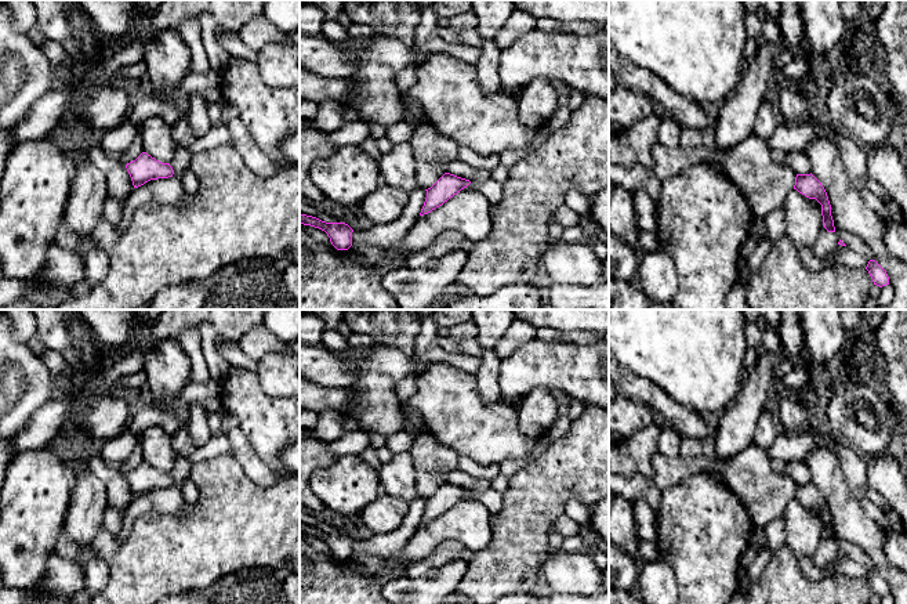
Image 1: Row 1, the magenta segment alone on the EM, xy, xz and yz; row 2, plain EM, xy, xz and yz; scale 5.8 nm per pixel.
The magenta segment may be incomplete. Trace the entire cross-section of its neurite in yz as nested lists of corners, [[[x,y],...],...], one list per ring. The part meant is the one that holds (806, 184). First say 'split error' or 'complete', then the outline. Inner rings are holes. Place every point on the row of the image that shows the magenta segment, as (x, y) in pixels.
complete; [[[812,173],[797,174],[794,189],[809,199],[816,199],[821,205],[823,225],[828,232],[835,232],[831,205],[821,182]]]

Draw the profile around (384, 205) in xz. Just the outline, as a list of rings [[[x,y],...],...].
[[[381,184],[360,202],[360,207],[374,225],[381,225],[395,221],[407,202],[409,194],[404,189]]]

